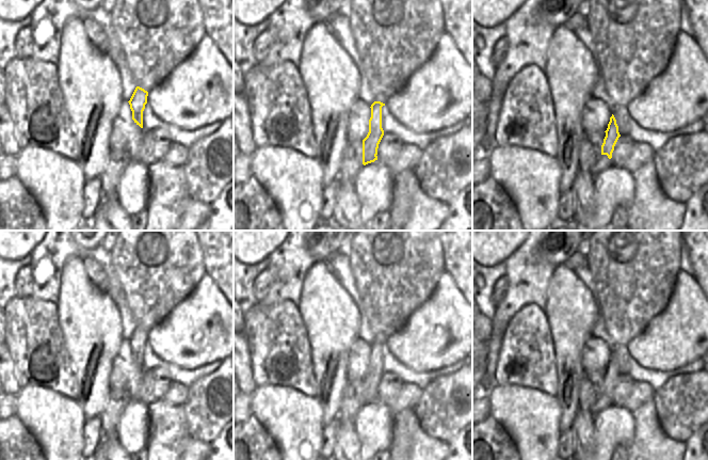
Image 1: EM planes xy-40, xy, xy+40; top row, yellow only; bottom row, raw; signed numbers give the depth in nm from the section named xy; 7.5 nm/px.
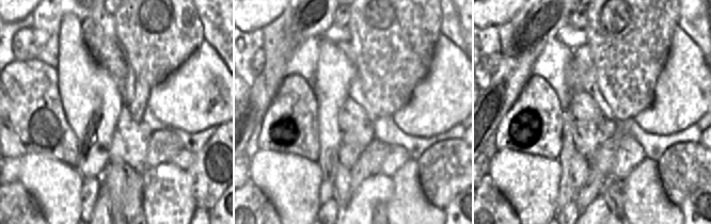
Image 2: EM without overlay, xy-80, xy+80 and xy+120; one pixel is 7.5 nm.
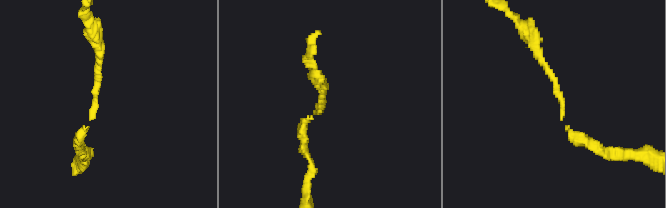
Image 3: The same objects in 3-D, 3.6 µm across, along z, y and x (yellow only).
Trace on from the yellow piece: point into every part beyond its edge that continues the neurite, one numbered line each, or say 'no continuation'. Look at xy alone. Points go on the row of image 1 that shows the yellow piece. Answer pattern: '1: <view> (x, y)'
no continuation

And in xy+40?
no continuation

